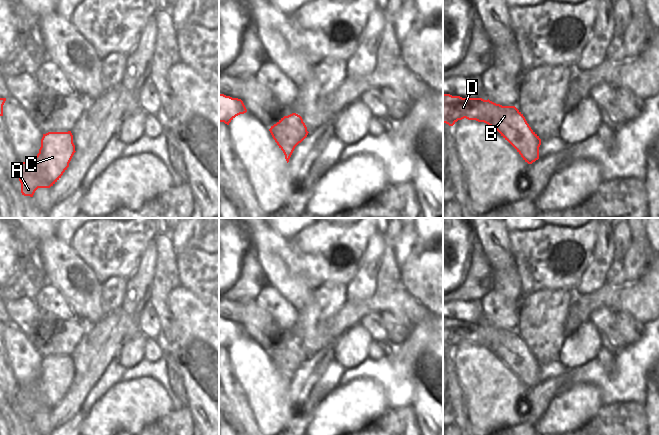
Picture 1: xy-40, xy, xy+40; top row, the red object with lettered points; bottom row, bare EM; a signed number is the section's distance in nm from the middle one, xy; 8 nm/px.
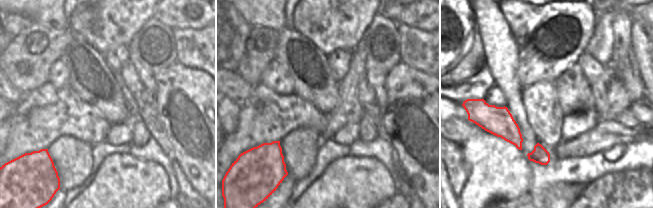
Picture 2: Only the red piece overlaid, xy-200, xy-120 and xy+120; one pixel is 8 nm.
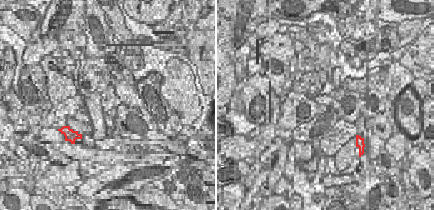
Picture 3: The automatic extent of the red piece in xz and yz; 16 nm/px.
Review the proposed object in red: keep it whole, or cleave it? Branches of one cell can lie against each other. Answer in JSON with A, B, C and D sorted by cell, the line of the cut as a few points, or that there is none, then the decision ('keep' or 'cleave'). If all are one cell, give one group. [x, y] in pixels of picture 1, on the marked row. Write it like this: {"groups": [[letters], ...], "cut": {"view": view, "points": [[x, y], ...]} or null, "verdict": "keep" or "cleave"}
{"groups": [["A", "C"], ["B", "D"]], "cut": {"view": "xy", "points": [[302, 121], [304, 134], [298, 142]]}, "verdict": "cleave"}

